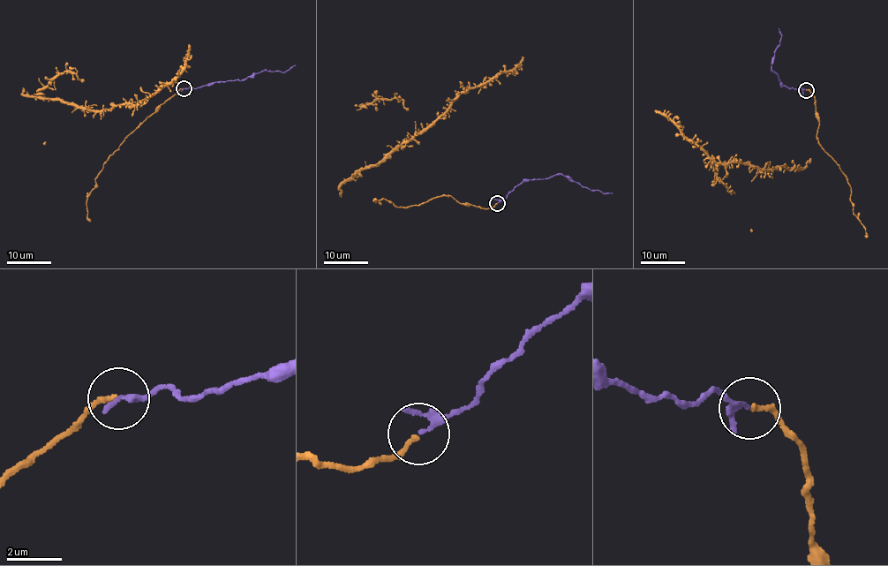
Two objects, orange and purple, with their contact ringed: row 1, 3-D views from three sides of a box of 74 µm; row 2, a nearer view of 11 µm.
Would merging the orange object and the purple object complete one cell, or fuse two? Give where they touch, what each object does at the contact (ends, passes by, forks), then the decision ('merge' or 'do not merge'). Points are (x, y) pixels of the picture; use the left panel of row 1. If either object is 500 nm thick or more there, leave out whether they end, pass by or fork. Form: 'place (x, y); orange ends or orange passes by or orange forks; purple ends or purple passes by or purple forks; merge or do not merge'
place (184, 88); orange ends; purple passes by; merge

